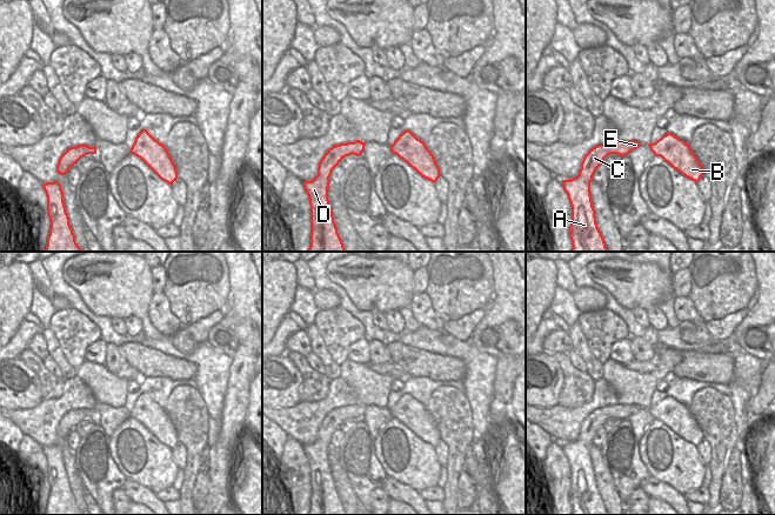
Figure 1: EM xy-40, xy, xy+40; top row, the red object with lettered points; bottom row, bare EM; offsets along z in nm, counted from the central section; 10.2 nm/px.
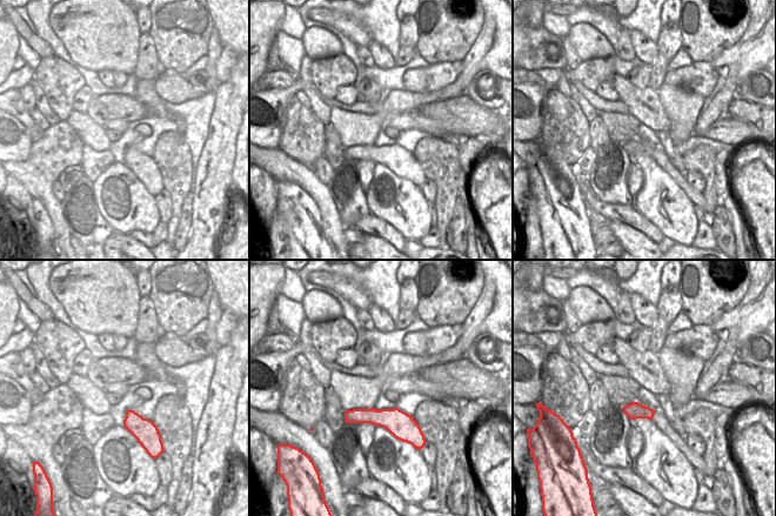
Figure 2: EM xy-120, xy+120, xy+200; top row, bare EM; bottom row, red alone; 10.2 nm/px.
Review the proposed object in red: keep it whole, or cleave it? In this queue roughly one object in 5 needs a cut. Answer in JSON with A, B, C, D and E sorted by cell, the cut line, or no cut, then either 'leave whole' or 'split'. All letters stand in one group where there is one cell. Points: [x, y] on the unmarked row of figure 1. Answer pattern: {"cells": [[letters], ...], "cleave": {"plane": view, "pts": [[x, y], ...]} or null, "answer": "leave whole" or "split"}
{"cells": [["A", "B", "C", "D", "E"]], "cleave": null, "answer": "leave whole"}

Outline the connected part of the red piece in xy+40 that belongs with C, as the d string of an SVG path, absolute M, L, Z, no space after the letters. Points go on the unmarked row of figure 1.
M617 403L593 410L583 421L576 441L562 443L563 454L572 469L569 501L572 515L608 515L604 502L597 490L595 473L590 459L590 446L596 433L610 417L627 420L637 413L640 406Z

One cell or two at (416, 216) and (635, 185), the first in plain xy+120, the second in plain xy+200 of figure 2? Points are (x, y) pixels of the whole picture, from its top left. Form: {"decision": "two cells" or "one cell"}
{"decision": "two cells"}

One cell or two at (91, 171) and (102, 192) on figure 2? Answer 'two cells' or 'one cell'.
two cells

